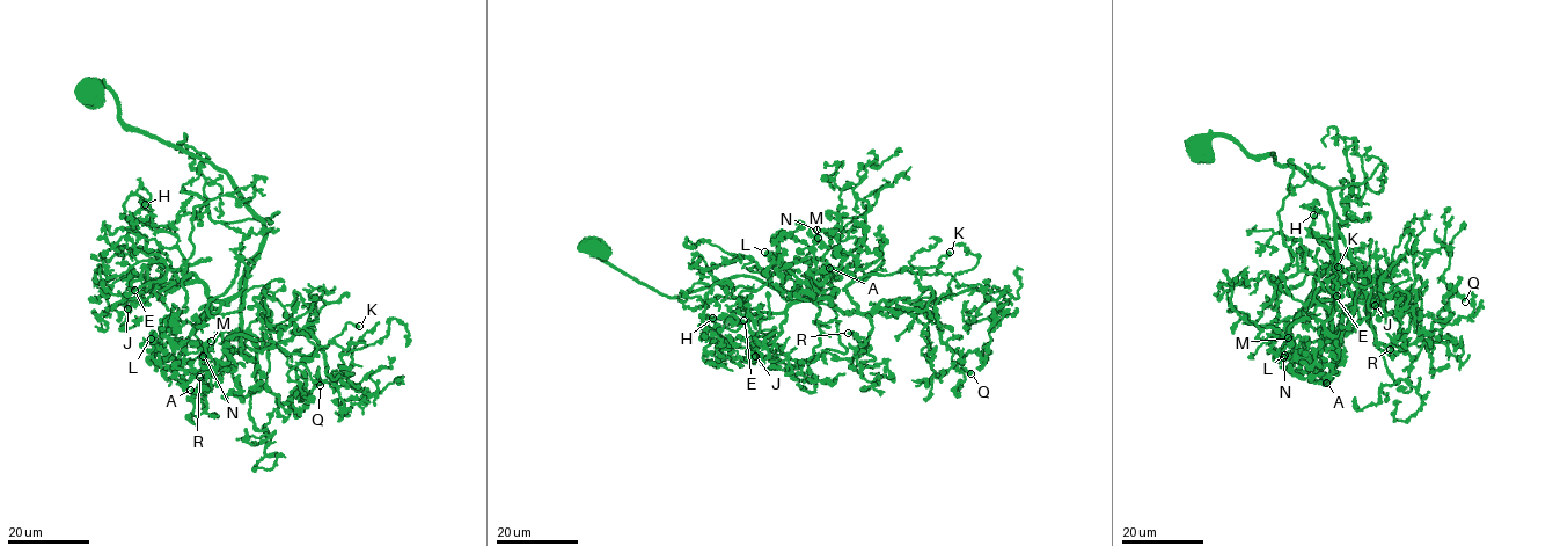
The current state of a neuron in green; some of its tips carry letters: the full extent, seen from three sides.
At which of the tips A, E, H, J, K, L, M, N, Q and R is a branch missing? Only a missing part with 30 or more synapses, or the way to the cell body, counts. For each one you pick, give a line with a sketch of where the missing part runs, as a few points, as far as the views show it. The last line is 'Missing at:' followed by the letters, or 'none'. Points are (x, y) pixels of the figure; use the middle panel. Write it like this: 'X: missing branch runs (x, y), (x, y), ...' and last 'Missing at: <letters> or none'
H: missing branch runs (712, 318), (690, 320), (679, 327), (678, 334), (685, 337), (694, 328), (694, 312), (711, 310)
Missing at: H

